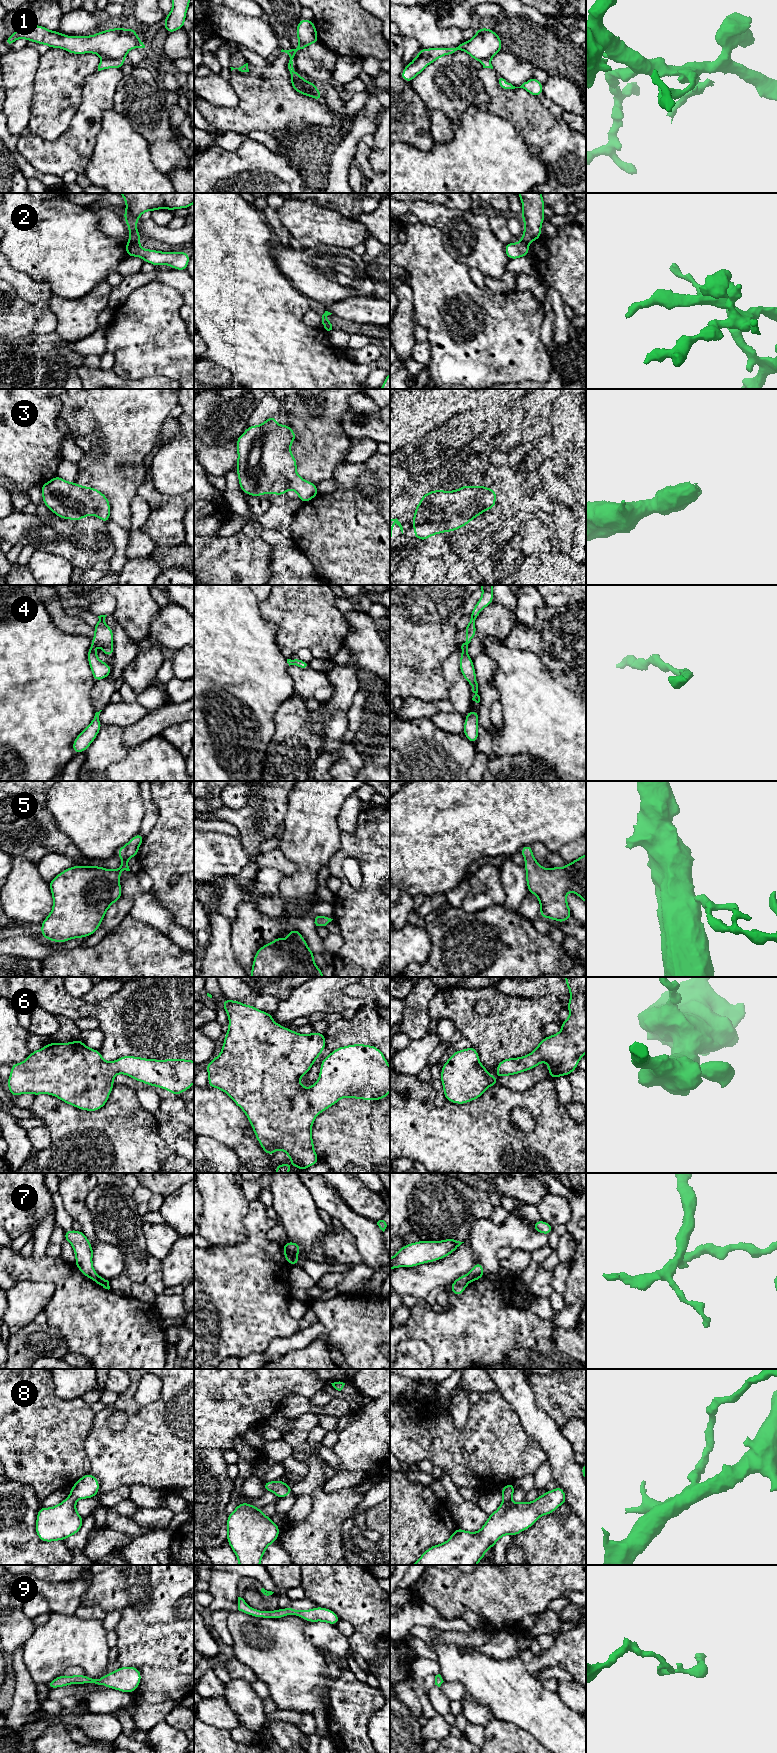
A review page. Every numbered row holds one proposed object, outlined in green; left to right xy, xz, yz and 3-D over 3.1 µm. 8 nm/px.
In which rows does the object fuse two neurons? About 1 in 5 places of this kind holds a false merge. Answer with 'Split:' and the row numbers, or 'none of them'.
Split: 1, 2, 7

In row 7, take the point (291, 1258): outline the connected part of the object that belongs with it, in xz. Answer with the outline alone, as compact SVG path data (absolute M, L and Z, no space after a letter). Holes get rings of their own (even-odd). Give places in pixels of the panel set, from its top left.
M283 1248L283 1253L284 1253L284 1256L285 1256L285 1259L286 1261L294 1266L294 1265L298 1265L299 1264L299 1259L297 1257L297 1254L293 1253L293 1252L290 1252L286 1249Z

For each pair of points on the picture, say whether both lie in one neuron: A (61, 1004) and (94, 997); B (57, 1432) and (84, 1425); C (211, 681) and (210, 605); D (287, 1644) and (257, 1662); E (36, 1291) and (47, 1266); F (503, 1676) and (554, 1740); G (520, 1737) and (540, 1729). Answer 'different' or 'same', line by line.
A: different
B: same
C: same
D: same
E: different
F: same
G: different

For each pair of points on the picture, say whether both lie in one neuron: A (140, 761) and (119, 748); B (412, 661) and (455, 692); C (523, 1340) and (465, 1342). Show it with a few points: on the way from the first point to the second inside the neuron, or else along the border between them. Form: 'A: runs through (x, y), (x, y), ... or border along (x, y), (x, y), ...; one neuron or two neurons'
A: border along (130, 749), (122, 760), (114, 761), (108, 767); two neurons
B: border along (443, 662), (443, 679), (448, 699); two neurons
C: runs through (509, 1340), (479, 1340); one neuron

